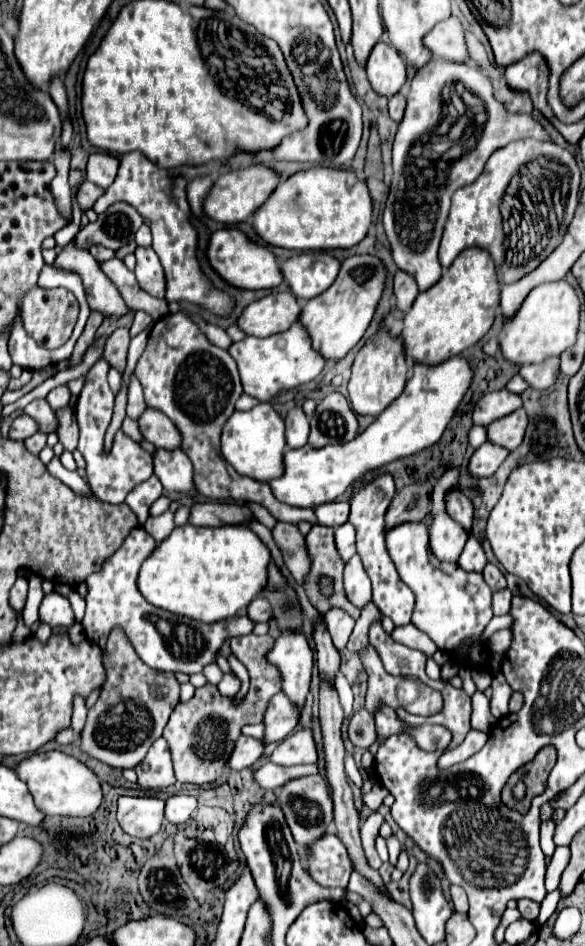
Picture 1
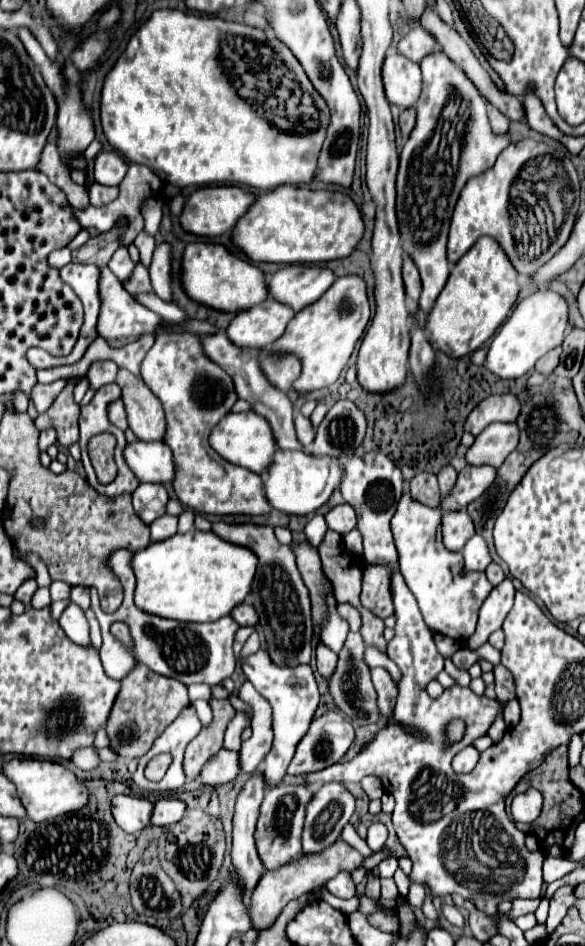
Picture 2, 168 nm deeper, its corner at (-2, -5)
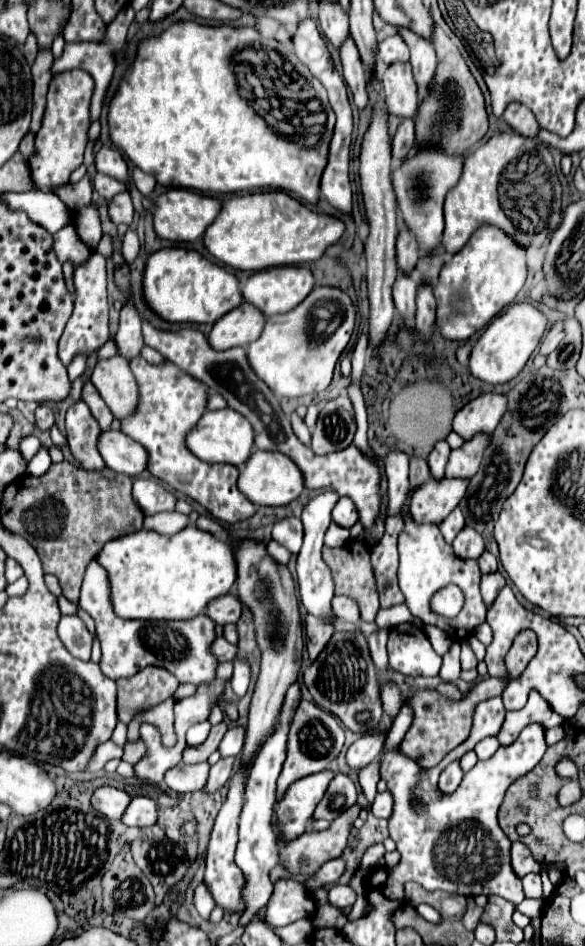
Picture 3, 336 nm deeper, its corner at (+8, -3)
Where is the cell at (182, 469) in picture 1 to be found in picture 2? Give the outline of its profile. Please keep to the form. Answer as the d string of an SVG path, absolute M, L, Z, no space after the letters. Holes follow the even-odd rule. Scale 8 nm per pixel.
M133 441L123 451L125 463L141 483L171 483L173 481L173 457L171 449L163 441Z

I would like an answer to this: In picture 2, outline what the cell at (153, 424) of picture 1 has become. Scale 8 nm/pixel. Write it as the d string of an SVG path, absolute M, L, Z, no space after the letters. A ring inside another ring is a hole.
M119 369L115 383L121 387L121 401L125 403L131 431L141 441L161 441L165 429L165 415L161 401L145 385L143 377Z

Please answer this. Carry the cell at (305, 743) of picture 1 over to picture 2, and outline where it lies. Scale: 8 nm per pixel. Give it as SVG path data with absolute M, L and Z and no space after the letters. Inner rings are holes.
M329 711L329 713L323 713L321 717L315 717L311 721L311 727L309 731L305 733L305 737L299 741L297 745L297 751L295 751L295 757L287 769L289 775L309 775L309 773L315 773L315 771L321 771L329 765L335 765L341 761L341 757L347 753L347 749L351 747L355 739L355 729L353 725L349 723L347 717L343 717L341 713L335 713L335 711Z

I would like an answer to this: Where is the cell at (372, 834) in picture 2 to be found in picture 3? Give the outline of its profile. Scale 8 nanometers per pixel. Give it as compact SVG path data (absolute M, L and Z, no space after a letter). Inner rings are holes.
M389 791L377 793L375 803L373 803L373 807L371 807L371 813L373 813L375 817L383 817L383 819L387 819L387 817L391 815L391 795L389 795Z

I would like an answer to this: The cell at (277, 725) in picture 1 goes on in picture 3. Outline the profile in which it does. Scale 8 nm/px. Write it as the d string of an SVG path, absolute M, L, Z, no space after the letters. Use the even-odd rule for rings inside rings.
M225 757L225 759L219 759L213 767L211 767L211 773L209 773L209 783L207 783L207 791L215 791L215 789L221 789L229 779L231 779L231 773L233 773L233 767L235 767L235 761L237 757Z

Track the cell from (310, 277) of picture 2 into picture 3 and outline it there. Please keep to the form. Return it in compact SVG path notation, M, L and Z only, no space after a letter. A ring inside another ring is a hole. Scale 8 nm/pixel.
M289 265L289 267L271 267L265 271L257 271L249 277L249 281L241 287L243 299L259 307L265 315L277 315L277 313L287 313L295 309L313 289L315 277L313 273L303 267L303 265Z

